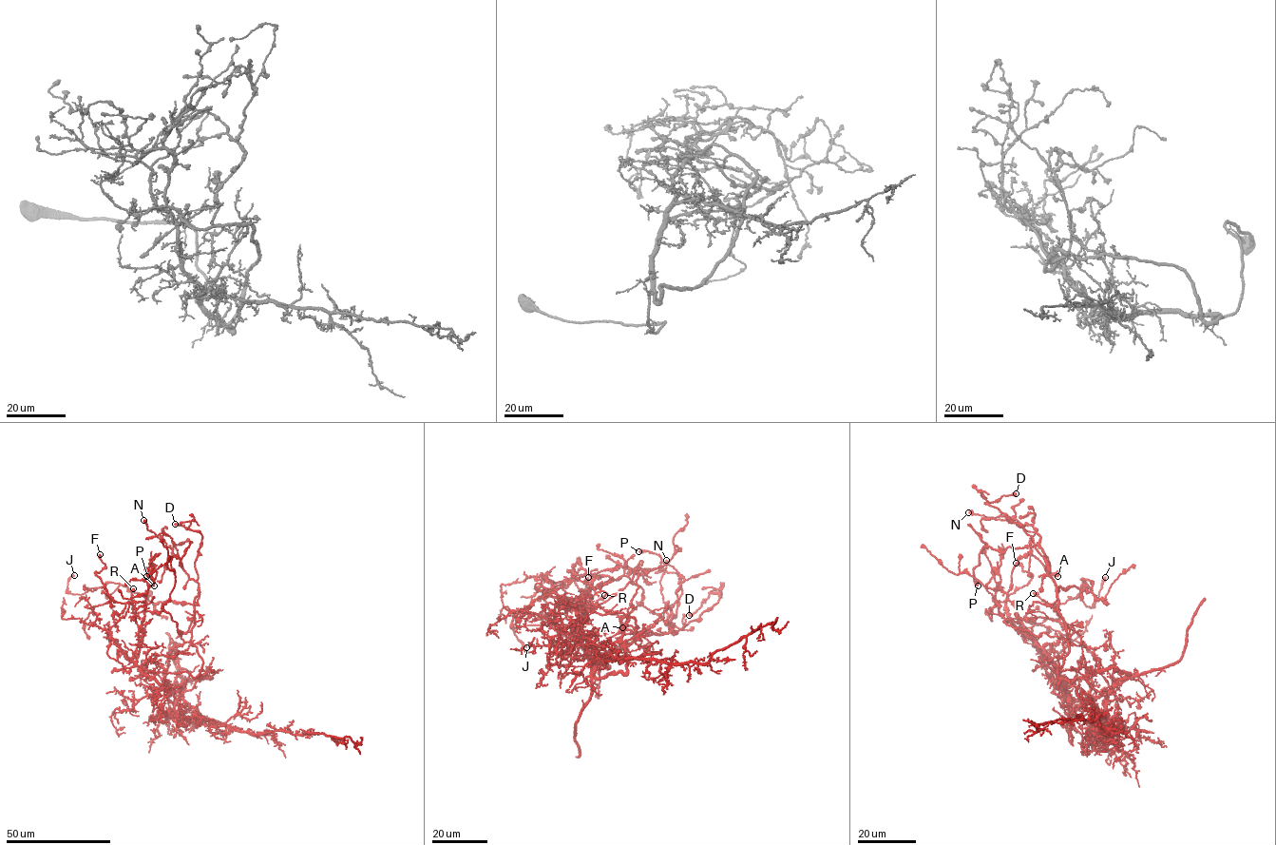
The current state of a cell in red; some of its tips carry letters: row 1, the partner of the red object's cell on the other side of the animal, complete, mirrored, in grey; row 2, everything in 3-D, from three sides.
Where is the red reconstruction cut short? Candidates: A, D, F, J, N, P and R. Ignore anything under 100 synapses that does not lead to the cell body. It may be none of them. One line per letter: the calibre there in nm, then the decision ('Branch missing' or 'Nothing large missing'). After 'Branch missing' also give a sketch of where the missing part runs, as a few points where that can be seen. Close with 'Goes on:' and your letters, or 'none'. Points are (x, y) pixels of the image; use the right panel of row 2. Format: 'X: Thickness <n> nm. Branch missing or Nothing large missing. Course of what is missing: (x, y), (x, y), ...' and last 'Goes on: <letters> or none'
A: Thickness 550 nm. Nothing large missing
D: Thickness 550 nm. Nothing large missing
F: Thickness 400 nm. Nothing large missing
J: Thickness 460 nm. Nothing large missing
N: Thickness 500 nm. Nothing large missing
P: Thickness 650 nm. Nothing large missing
R: Thickness 280 nm. Nothing large missing
Goes on: none

